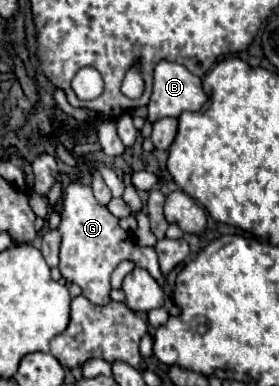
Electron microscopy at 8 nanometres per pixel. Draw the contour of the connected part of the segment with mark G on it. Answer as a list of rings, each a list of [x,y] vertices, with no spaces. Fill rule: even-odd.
[[[80,181],[70,183],[64,189],[62,203],[60,203],[60,235],[62,235],[62,245],[60,245],[60,273],[66,281],[72,281],[76,285],[70,287],[70,295],[78,297],[80,287],[82,295],[92,301],[94,305],[106,305],[110,303],[110,275],[114,267],[120,261],[132,261],[136,267],[146,269],[162,287],[166,285],[164,275],[158,269],[158,257],[154,247],[140,247],[130,231],[124,231],[118,223],[118,219],[108,211],[106,205],[100,205],[94,195],[90,185],[84,185]]]

